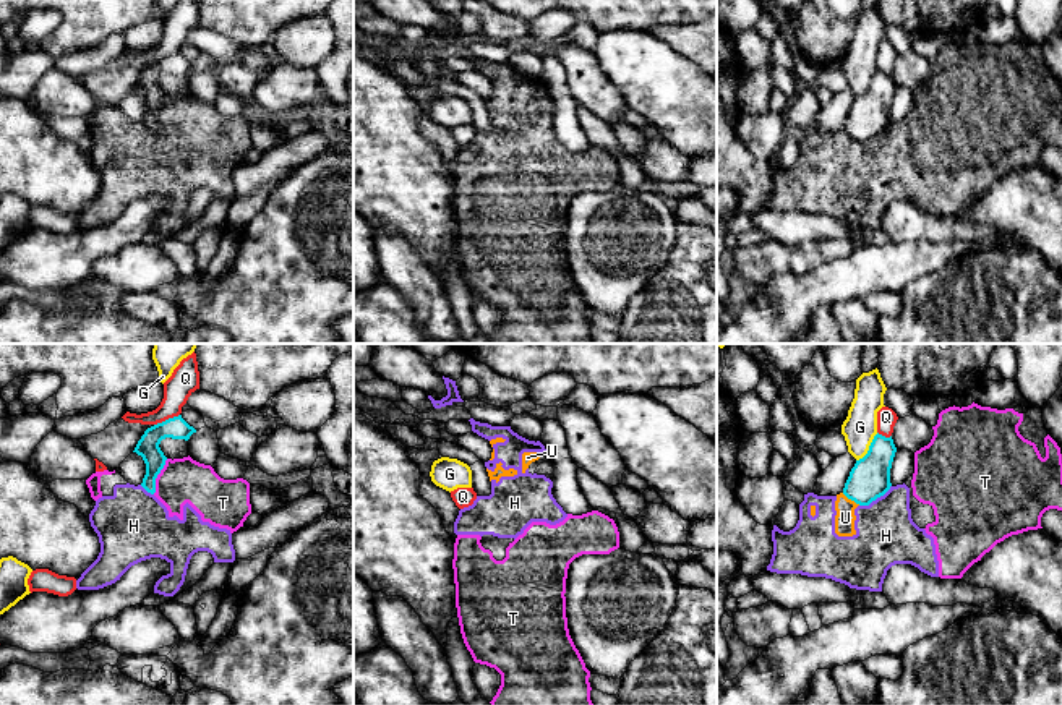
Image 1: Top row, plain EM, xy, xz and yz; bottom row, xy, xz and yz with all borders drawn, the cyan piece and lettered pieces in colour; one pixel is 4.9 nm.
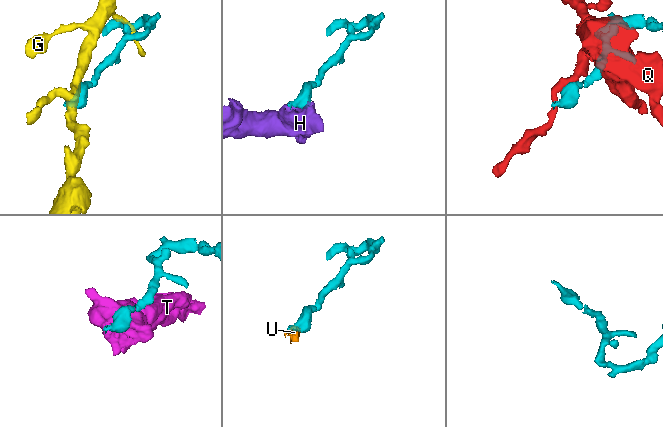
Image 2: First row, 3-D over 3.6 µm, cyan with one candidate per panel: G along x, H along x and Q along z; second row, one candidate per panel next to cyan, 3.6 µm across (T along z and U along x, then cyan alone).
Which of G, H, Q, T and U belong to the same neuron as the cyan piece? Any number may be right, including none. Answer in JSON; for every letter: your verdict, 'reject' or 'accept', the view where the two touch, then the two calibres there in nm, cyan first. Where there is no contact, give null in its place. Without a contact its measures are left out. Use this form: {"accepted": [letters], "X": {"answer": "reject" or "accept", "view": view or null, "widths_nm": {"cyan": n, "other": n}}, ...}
{"accepted": [], "G": {"answer": "reject", "view": "yz", "widths_nm": {"cyan": 200, "other": 160}}, "H": {"answer": "reject", "view": "yz", "widths_nm": {"cyan": 200, "other": 300}}, "Q": {"answer": "reject", "view": "xy", "widths_nm": {"cyan": 110, "other": 140}}, "T": {"answer": "reject", "view": "xy", "widths_nm": {"cyan": 110, "other": 220}}, "U": {"answer": "reject", "view": "yz", "widths_nm": {"cyan": 200, "other": 100}}}

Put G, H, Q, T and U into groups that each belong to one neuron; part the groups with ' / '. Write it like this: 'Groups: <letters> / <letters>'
Groups: G / H T U / Q

